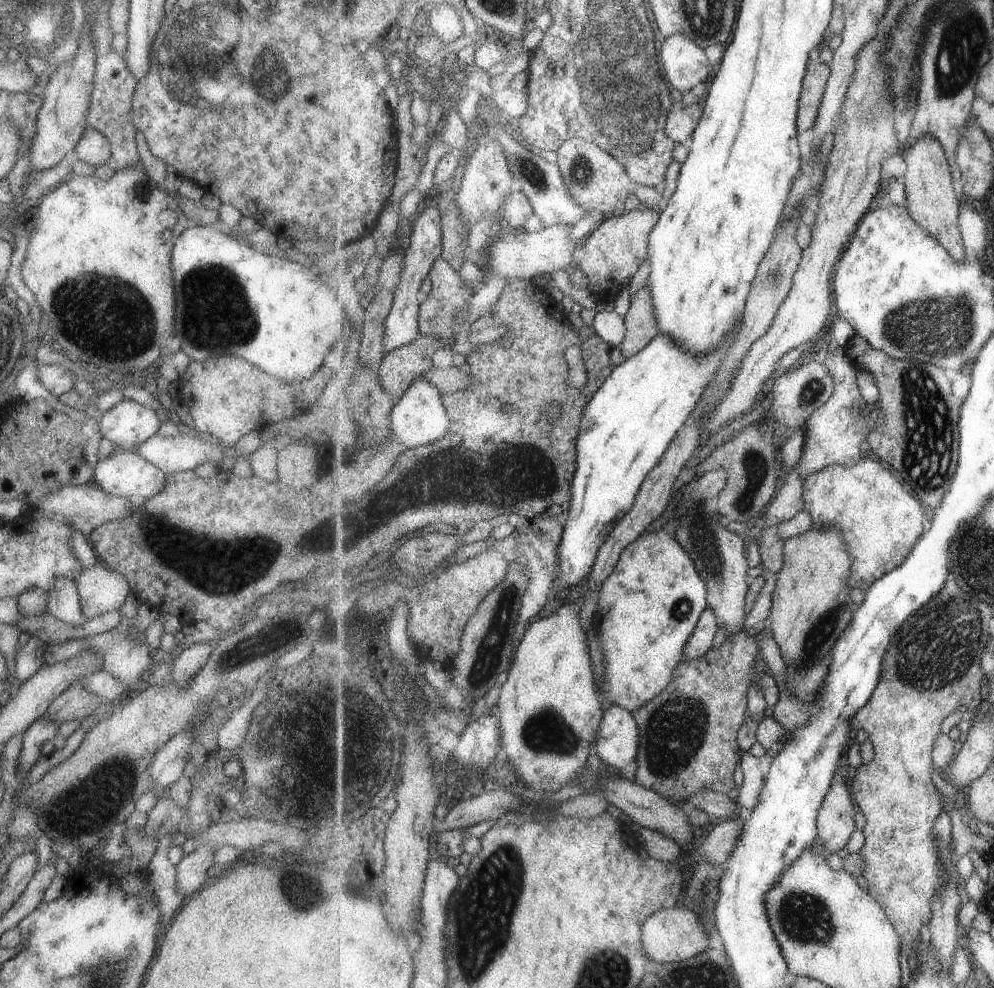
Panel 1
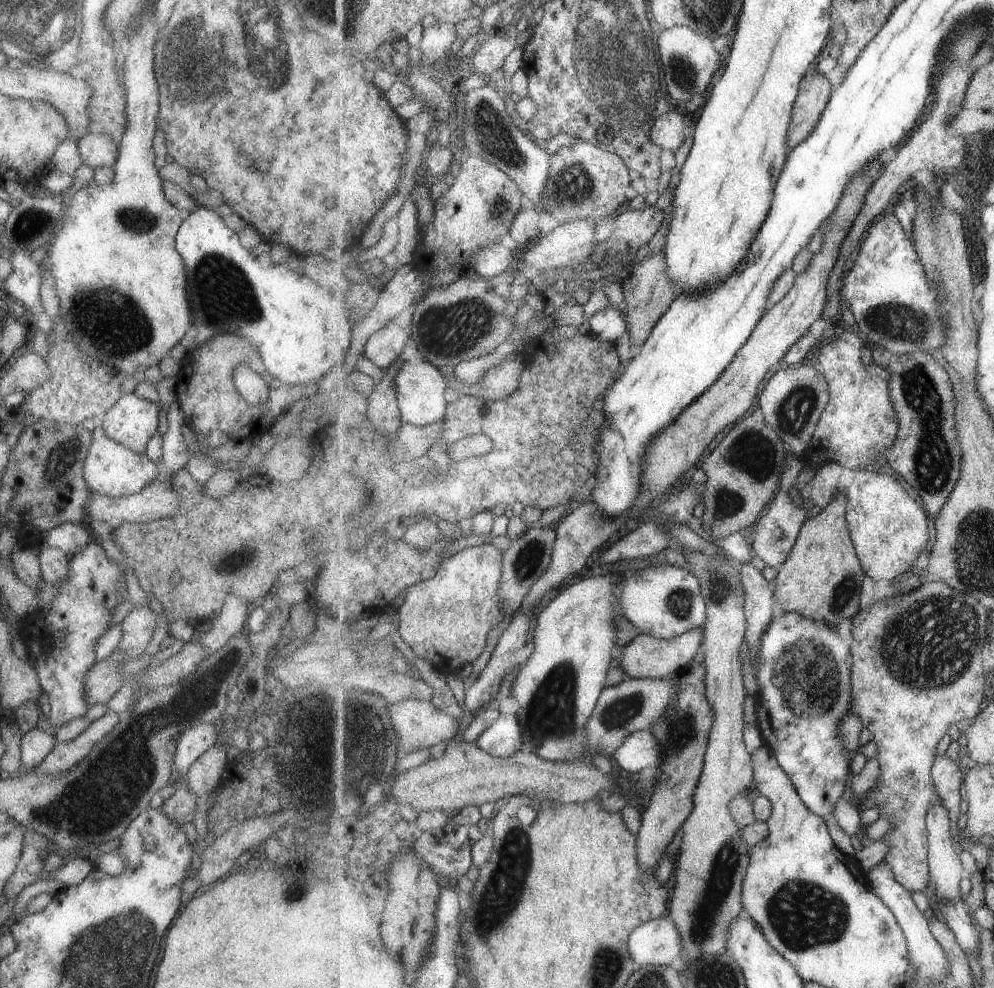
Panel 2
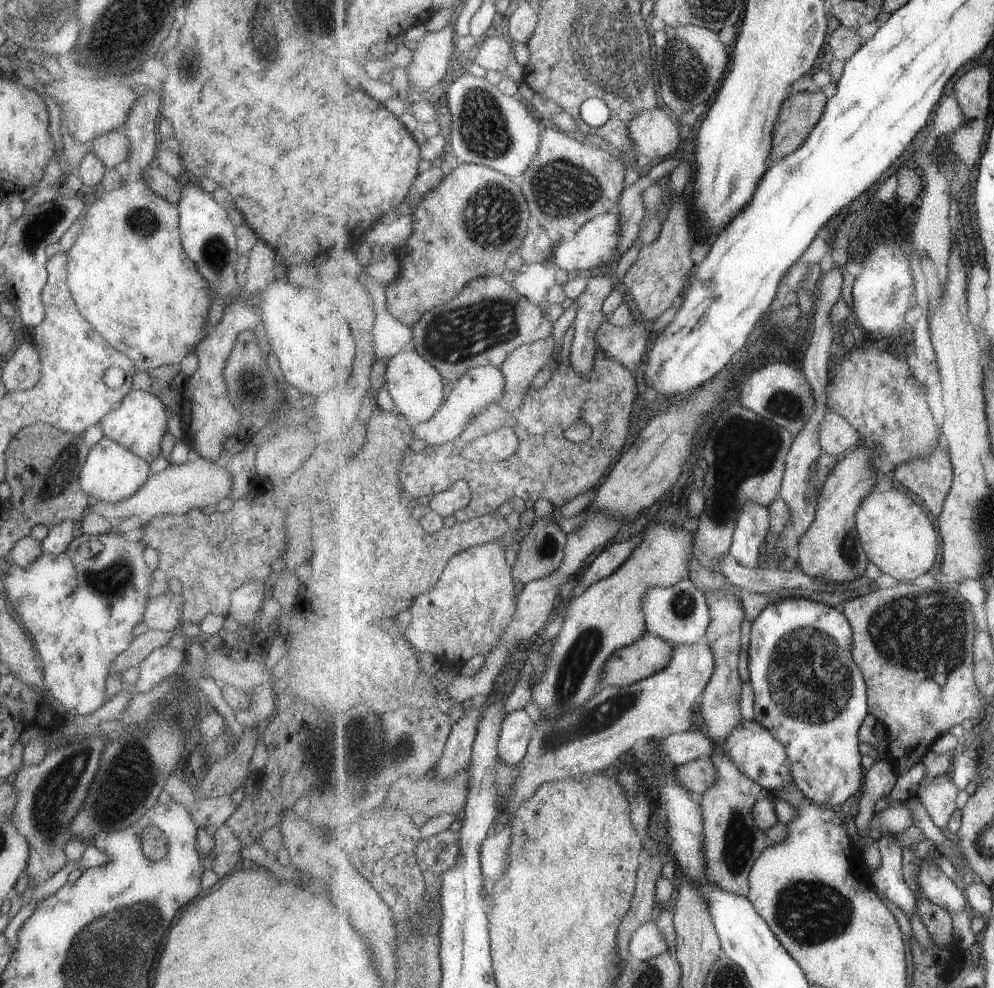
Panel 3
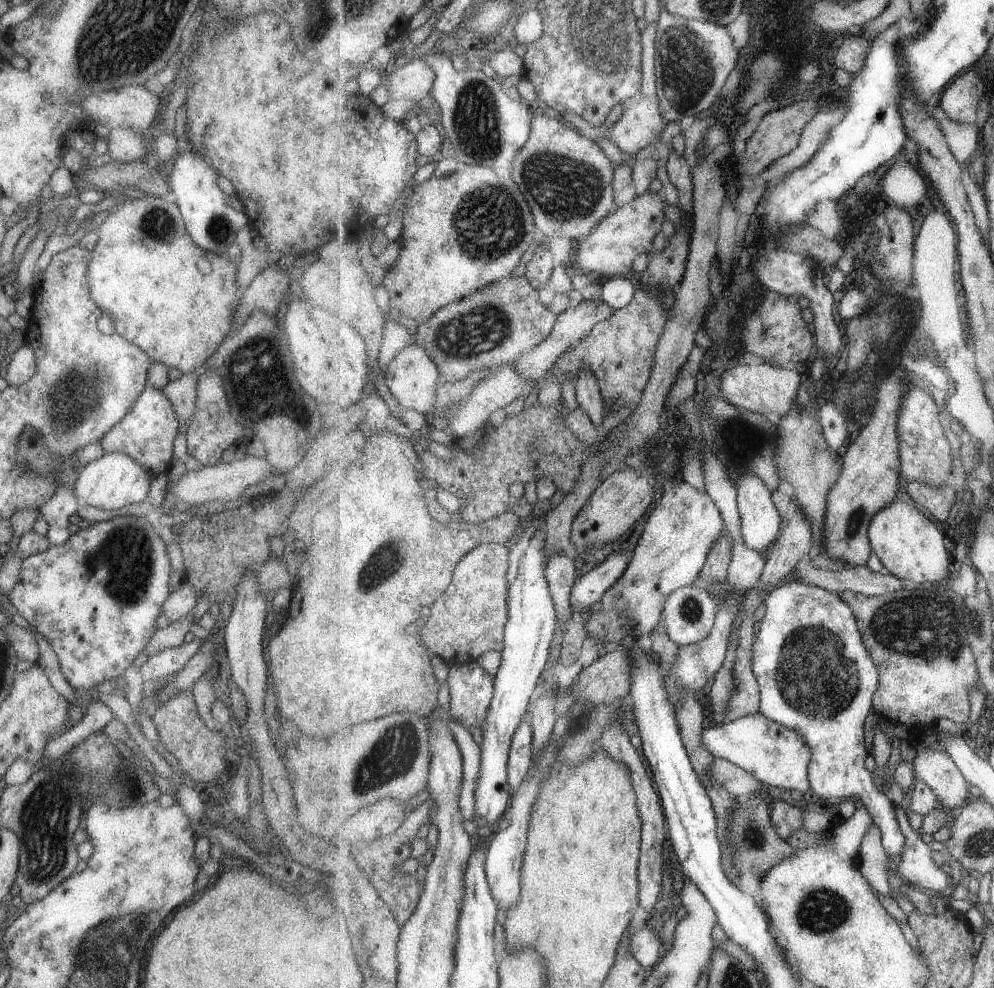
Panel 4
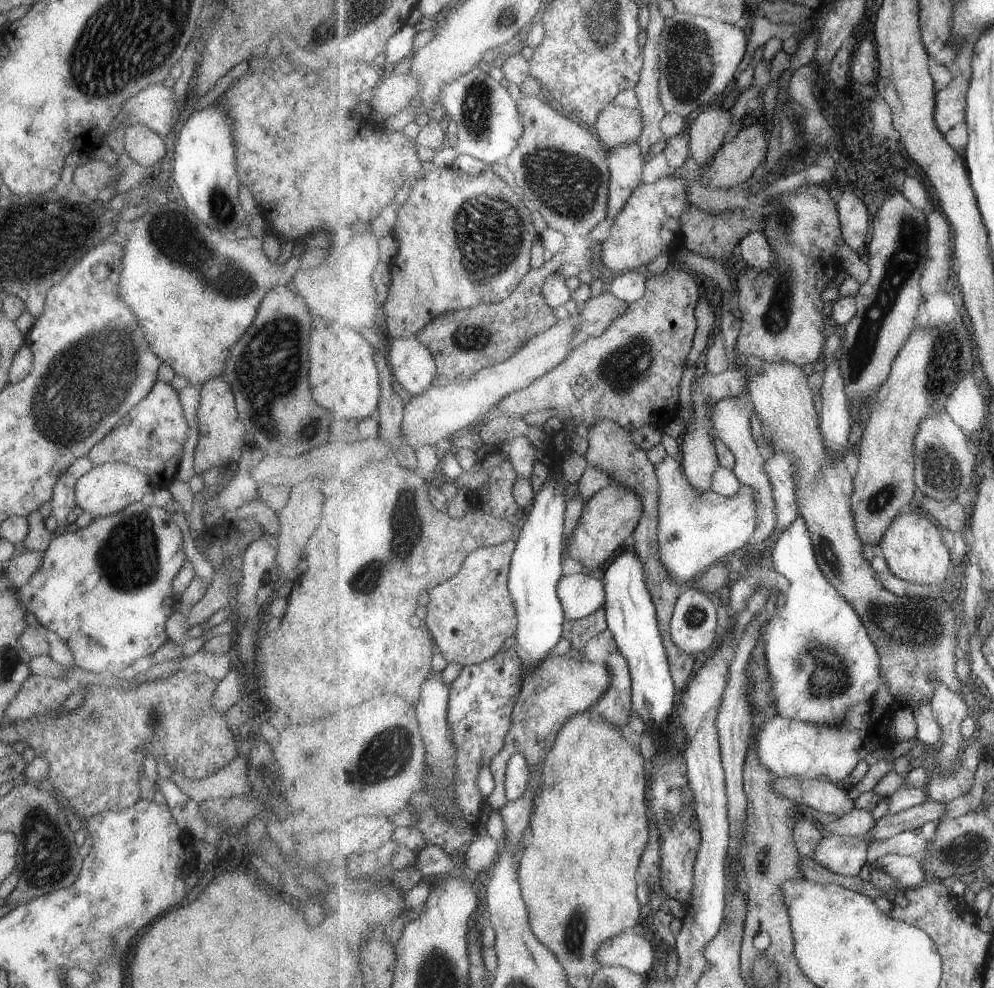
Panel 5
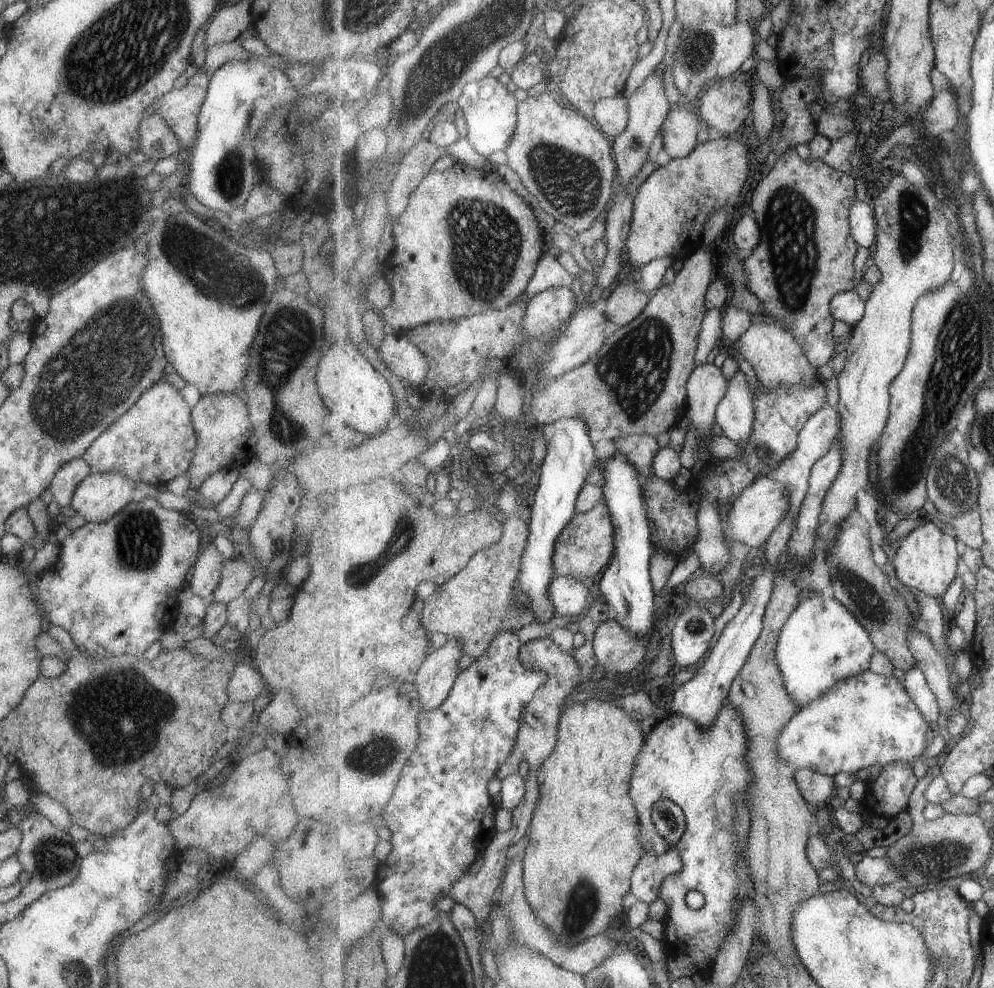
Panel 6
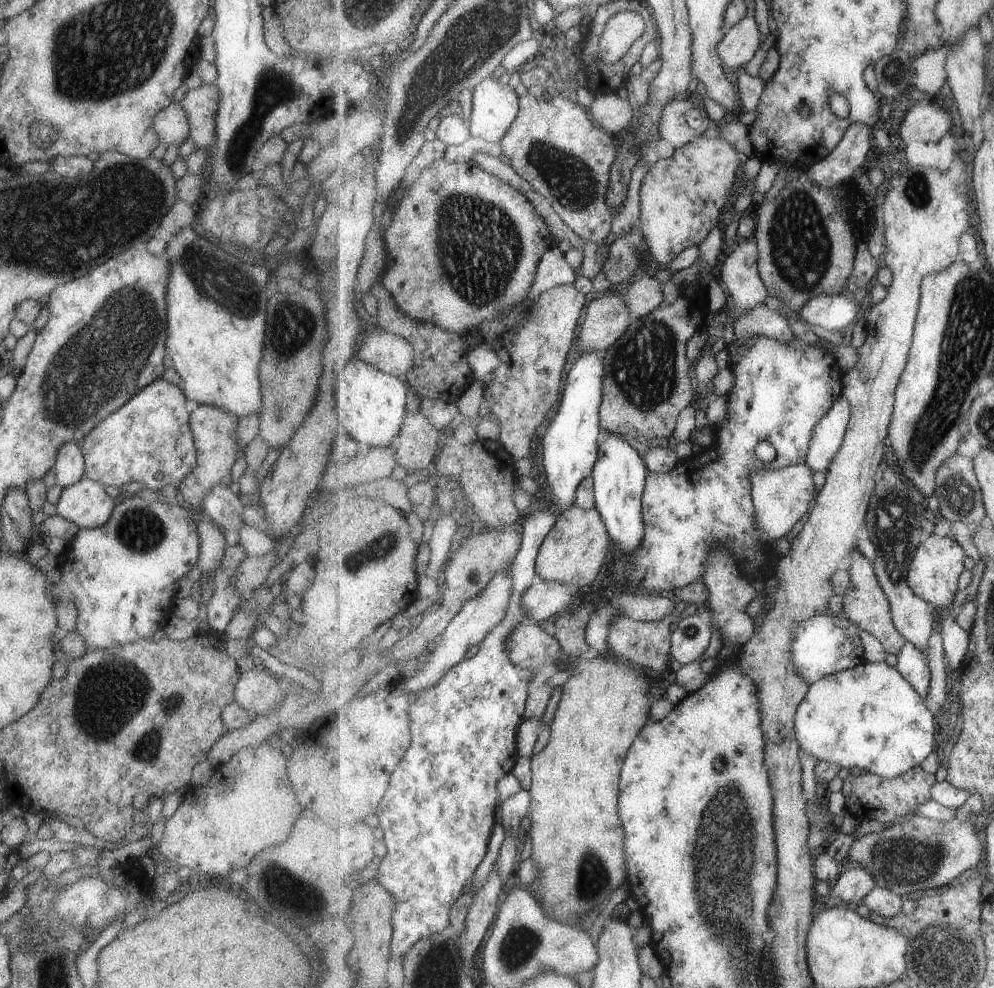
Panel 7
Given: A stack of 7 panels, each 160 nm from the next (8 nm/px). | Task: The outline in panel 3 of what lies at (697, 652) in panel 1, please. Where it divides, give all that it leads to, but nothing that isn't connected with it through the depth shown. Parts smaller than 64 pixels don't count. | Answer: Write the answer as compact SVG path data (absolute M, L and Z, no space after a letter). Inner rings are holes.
M649 632L630 646L621 648L605 664L599 689L628 686L662 672L673 660L676 645Z

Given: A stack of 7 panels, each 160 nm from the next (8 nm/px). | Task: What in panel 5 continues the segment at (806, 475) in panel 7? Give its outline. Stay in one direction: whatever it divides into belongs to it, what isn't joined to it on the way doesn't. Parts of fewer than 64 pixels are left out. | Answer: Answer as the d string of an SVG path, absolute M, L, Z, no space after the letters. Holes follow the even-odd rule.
M679 456L666 457L657 466L659 478L659 560L677 584L690 582L707 566L724 557L734 556L751 542L757 528L755 490L741 486L734 496L725 497L713 490L697 490L684 472Z

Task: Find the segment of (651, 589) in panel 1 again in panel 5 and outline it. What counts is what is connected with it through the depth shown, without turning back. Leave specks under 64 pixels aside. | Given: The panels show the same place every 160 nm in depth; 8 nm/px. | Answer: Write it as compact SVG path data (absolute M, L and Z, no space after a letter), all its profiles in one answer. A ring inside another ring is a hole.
M697 586L683 590L675 602L671 633L675 644L689 654L701 654L713 647L719 627L717 606Z

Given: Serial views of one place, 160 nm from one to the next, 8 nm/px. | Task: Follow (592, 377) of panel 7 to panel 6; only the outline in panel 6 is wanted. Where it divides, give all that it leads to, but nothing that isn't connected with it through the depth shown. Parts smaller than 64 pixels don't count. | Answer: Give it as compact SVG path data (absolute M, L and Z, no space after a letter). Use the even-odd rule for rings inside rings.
M561 418L545 426L544 436L547 441L546 458L541 467L538 487L533 494L534 503L526 512L530 534L527 538L527 548L521 558L518 577L519 586L531 598L529 606L541 624L548 623L556 616L556 606L549 600L549 586L557 578L553 556L559 536L562 536L563 530L576 516L579 494L585 487L587 476L597 464L594 442L589 436L589 426L583 418Z

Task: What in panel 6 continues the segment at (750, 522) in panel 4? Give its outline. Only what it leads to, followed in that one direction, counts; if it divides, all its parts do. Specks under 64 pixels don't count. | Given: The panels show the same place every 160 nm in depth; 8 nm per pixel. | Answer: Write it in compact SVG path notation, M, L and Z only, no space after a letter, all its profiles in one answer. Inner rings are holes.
M740 367L730 379L729 391L717 406L716 423L735 444L747 442L753 434L755 408L753 392L747 382L749 372Z

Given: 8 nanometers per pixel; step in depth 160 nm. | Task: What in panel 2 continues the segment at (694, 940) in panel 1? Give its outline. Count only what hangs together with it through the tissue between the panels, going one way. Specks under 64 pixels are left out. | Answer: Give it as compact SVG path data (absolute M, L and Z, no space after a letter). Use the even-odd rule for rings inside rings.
M667 914L639 925L631 934L631 954L637 966L669 966L682 954L683 939L678 926Z

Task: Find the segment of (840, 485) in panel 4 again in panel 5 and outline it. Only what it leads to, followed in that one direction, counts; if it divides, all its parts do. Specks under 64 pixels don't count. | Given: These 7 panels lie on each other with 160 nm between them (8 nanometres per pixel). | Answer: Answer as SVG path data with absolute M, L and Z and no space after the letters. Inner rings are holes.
M959 316L958 321L947 323L944 328L919 327L912 332L909 340L898 354L892 365L891 376L882 386L871 404L869 418L860 440L858 472L854 476L854 491L851 497L852 509L858 533L862 541L869 545L879 547L887 529L898 518L903 508L909 508L918 484L915 482L915 441L924 419L931 413L940 413L945 410L945 402L949 393L961 382L963 372L970 374L975 368L973 354L977 351L975 332L971 332L965 320Z

